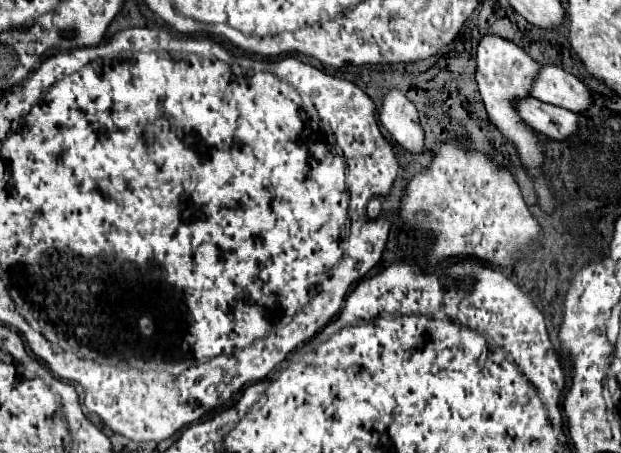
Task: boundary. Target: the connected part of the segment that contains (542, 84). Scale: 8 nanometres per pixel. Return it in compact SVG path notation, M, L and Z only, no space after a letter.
M556 65L540 67L540 73L536 75L536 79L532 79L530 97L570 109L574 113L588 109L592 103L588 87L572 73Z

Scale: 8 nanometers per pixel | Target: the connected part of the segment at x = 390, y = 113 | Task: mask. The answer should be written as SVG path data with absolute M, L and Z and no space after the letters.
M390 89L384 95L378 119L406 151L420 153L424 149L424 131L418 123L418 111L398 89Z

